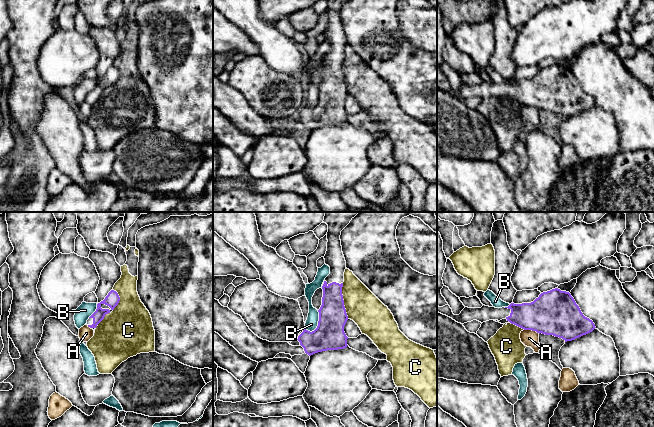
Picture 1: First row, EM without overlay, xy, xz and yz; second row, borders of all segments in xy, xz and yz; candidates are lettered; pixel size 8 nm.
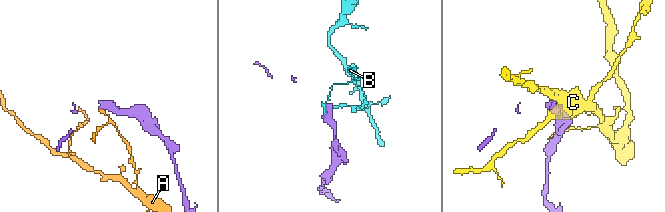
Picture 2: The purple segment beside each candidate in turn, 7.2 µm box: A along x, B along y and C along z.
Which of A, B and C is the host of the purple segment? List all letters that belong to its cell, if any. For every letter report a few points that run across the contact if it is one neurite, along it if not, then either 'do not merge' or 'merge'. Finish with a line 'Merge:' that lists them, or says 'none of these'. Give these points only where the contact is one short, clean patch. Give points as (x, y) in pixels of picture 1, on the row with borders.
A: line yz (524, 329), (530, 329), (539, 333); do not merge
B: do not merge
C: do not merge
Merge: none of these

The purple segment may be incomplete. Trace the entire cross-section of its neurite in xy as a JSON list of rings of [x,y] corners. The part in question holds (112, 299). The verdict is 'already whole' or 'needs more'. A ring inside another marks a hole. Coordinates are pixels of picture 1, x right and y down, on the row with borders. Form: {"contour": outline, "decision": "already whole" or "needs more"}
{"contour": [[[111,290],[103,301],[97,304],[96,311],[87,320],[87,325],[90,328],[96,328],[97,325],[104,319],[105,315],[118,305],[120,297],[118,293]]], "decision": "needs more"}

